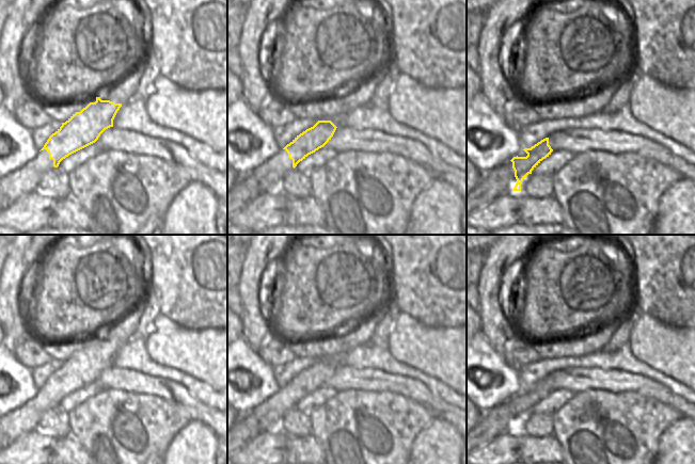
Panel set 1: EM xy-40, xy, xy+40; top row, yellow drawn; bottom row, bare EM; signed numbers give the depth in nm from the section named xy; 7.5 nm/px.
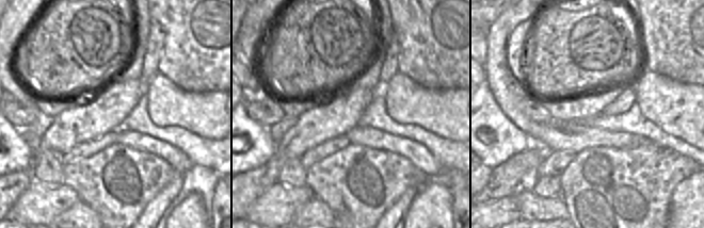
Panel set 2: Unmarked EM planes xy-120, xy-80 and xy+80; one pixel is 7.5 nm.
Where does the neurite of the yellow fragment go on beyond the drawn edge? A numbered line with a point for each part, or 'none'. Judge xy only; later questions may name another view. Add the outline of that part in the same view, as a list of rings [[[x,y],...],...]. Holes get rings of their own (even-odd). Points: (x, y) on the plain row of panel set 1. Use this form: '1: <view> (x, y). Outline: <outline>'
1: xy (269, 414). Outline: [[[285,388],[253,409],[250,413],[258,420],[260,432],[277,430],[282,418],[293,409],[293,399]]]

